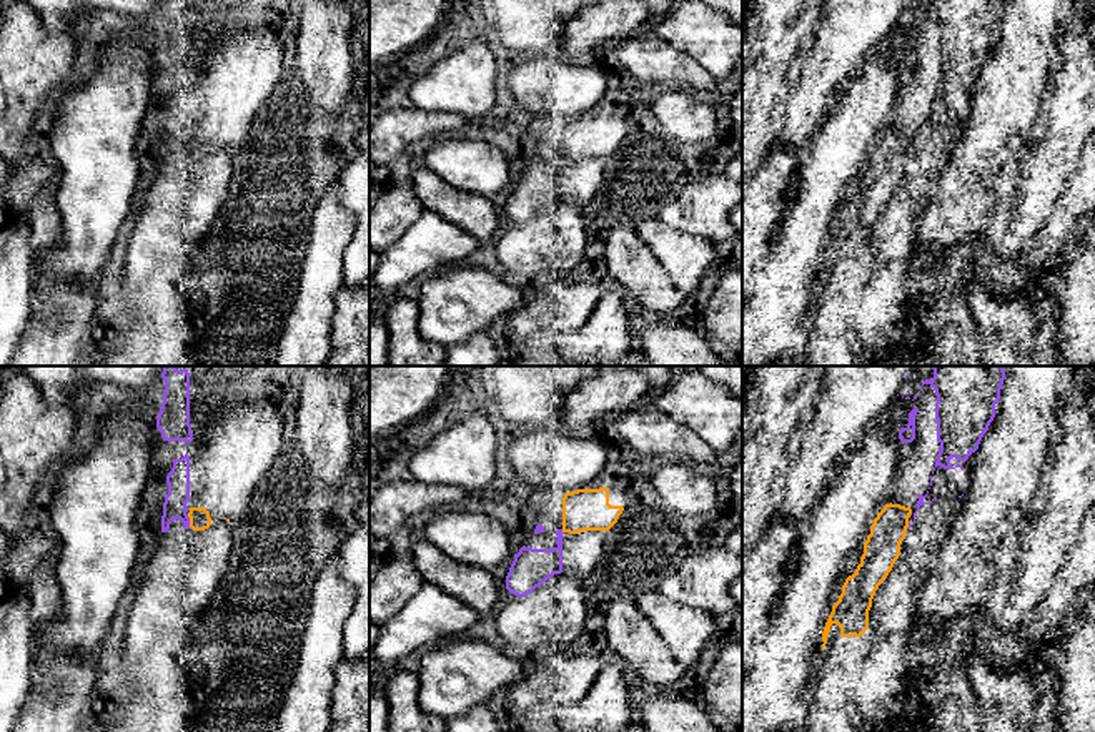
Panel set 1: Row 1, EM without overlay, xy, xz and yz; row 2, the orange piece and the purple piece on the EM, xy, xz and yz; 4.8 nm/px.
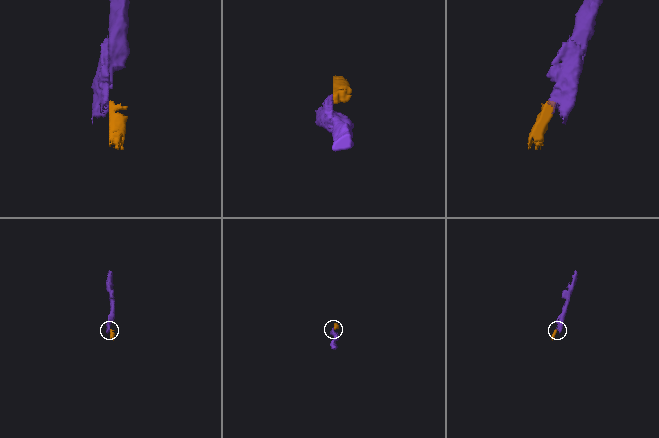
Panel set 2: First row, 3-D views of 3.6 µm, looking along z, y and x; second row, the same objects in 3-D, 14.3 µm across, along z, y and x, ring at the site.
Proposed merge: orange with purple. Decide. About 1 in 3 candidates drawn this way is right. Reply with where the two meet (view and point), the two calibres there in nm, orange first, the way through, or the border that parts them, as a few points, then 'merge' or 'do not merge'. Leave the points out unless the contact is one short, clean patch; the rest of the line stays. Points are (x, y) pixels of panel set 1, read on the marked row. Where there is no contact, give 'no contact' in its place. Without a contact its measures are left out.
contact xy (190, 521); calibres 100 and 110 nm; do not merge

